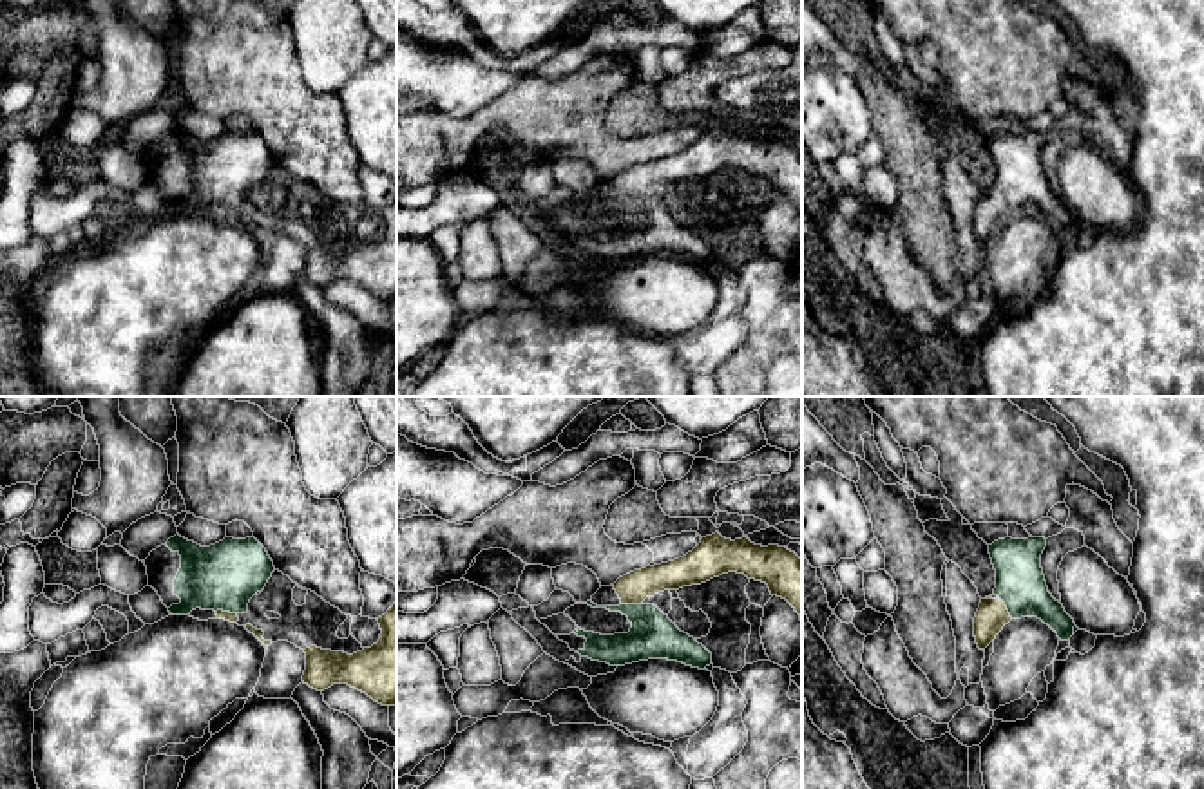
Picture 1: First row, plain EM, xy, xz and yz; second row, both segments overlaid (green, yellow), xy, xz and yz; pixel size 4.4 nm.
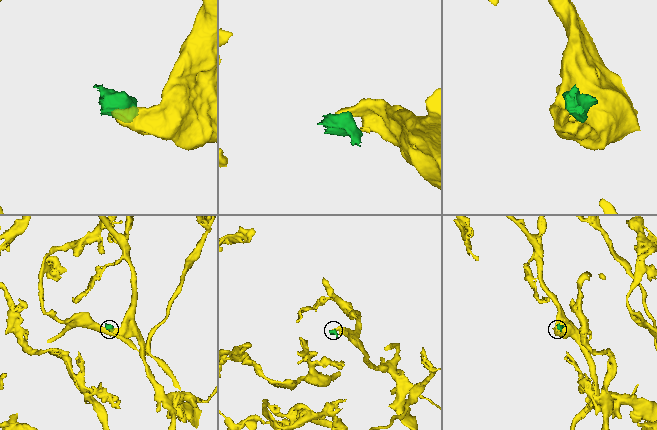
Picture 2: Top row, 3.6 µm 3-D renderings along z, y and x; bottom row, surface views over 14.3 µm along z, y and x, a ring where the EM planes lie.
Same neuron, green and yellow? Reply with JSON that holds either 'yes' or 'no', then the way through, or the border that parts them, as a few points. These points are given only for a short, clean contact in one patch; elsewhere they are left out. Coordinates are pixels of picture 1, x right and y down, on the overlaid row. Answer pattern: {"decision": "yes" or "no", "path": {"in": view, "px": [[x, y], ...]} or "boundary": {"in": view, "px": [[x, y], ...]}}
{"decision": "yes", "path": {"in": "xz", "px": [[652, 636], [649, 623], [632, 605], [632, 589]]}}

